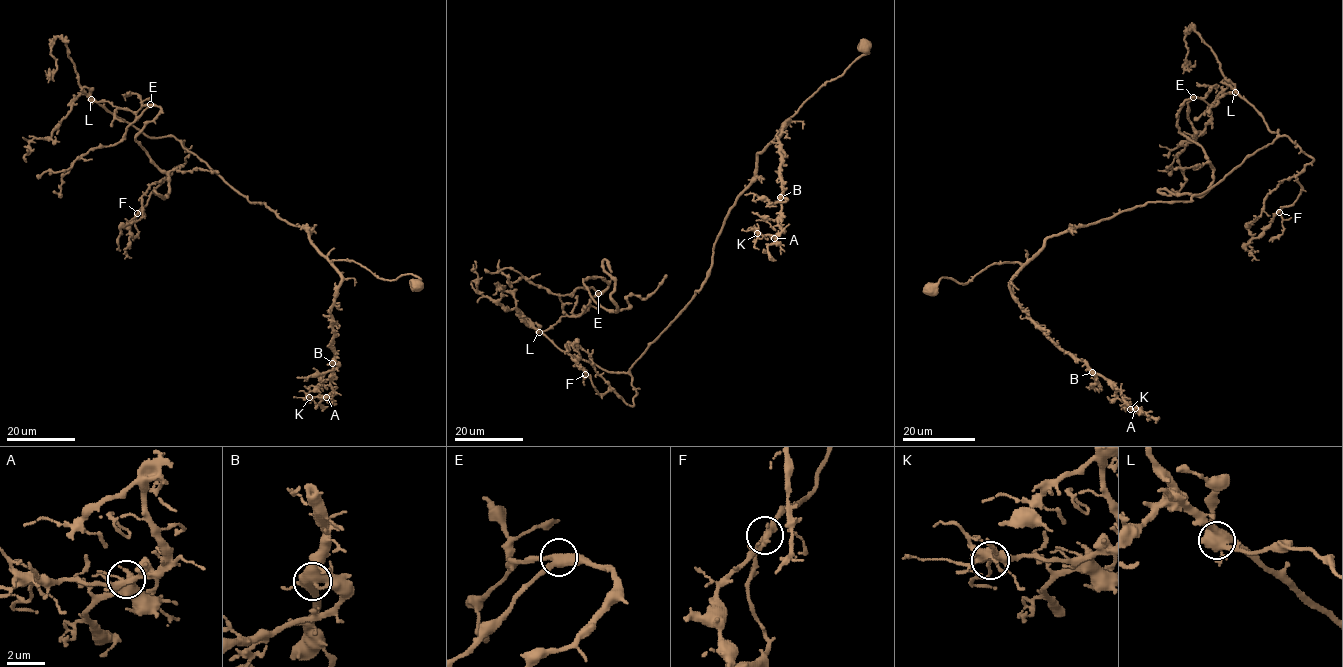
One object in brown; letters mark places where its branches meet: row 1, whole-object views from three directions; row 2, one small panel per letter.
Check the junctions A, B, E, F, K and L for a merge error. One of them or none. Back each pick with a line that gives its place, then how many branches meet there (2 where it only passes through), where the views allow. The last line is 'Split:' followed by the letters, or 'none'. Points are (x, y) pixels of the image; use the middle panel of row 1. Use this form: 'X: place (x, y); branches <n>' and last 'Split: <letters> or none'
L: place (539, 332); branches 5
Split: L

